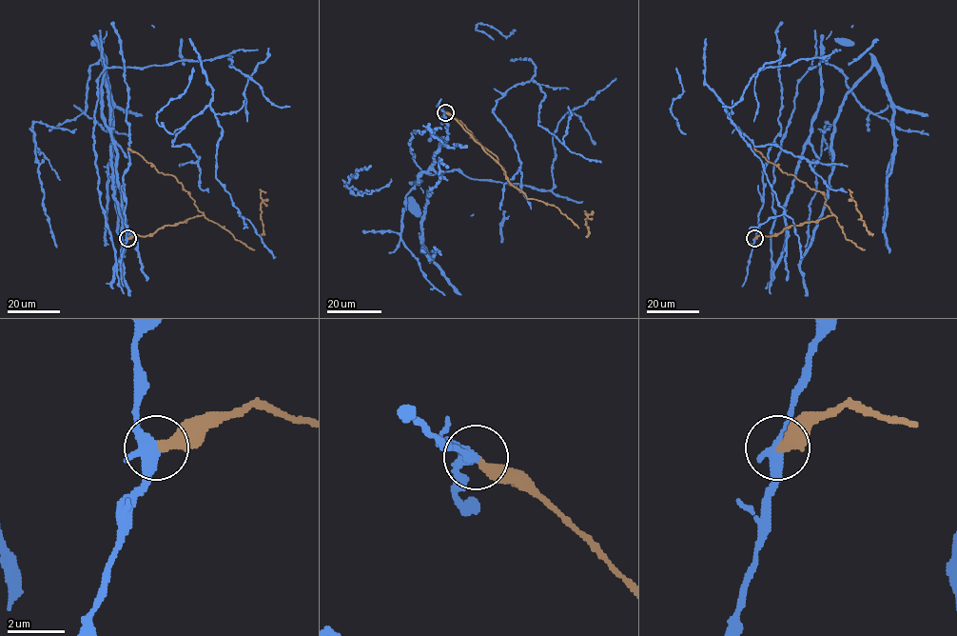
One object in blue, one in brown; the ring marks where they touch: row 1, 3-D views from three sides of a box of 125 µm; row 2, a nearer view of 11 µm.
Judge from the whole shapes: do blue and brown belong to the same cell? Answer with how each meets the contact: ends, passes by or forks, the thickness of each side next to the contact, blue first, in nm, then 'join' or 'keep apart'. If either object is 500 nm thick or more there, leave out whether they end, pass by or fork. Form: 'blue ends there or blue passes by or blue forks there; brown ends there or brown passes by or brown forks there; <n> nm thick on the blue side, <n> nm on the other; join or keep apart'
blue forks there; brown ends there; 320 nm thick on the blue side, 300 nm on the other; keep apart

